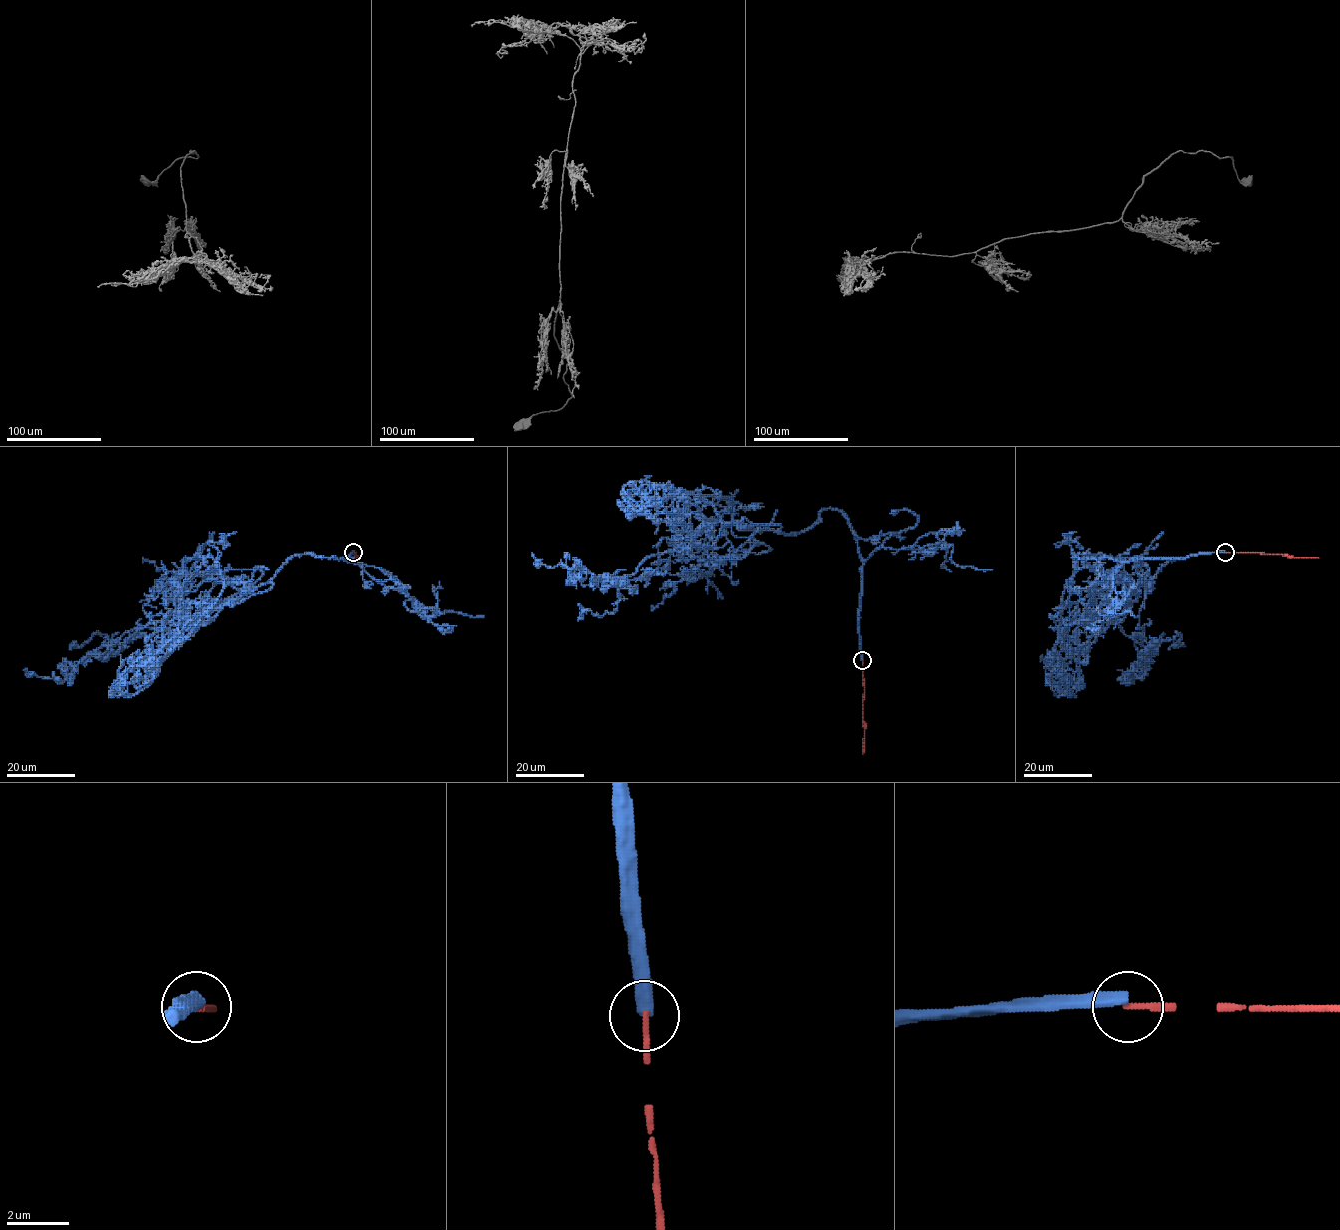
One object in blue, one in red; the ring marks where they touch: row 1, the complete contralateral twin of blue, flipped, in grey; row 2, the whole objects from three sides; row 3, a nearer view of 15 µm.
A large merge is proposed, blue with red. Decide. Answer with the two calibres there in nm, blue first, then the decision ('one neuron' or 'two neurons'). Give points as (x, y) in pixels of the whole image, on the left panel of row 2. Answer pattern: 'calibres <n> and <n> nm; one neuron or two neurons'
calibres 440 and 190 nm; two neurons

